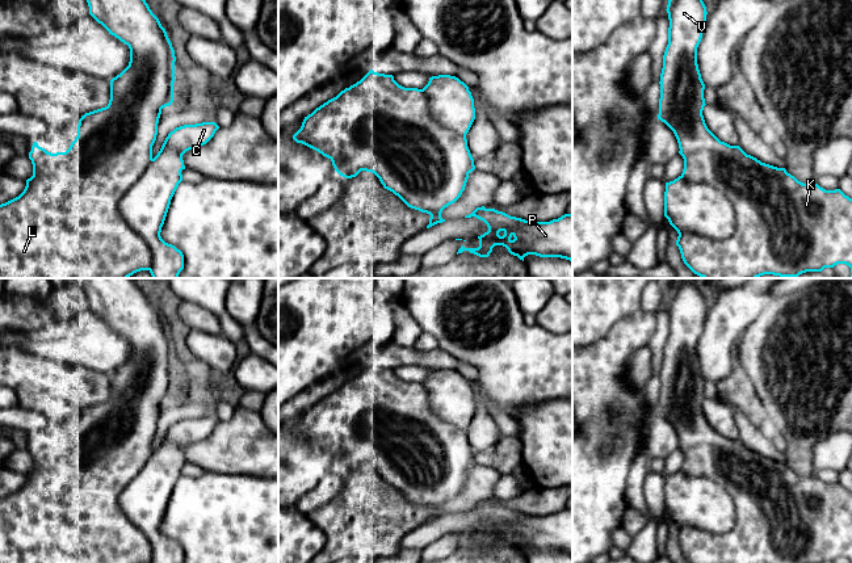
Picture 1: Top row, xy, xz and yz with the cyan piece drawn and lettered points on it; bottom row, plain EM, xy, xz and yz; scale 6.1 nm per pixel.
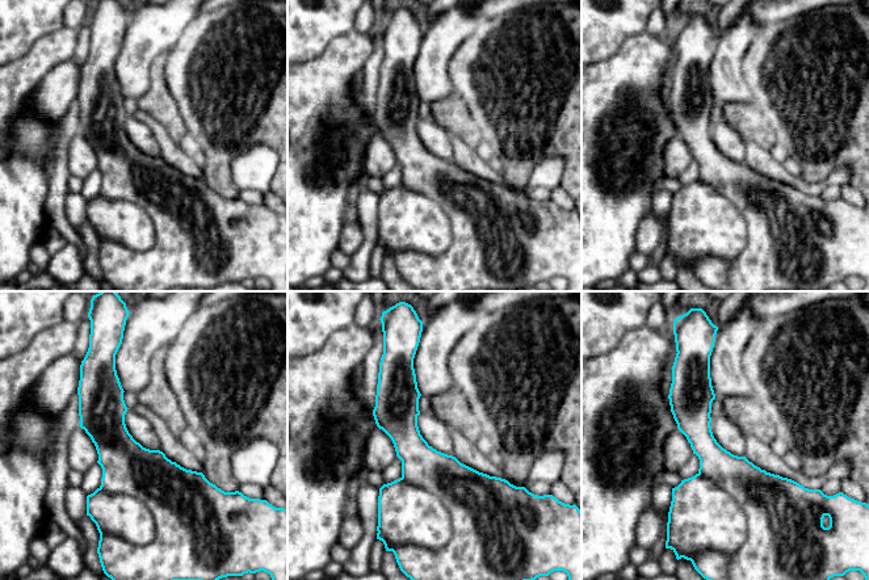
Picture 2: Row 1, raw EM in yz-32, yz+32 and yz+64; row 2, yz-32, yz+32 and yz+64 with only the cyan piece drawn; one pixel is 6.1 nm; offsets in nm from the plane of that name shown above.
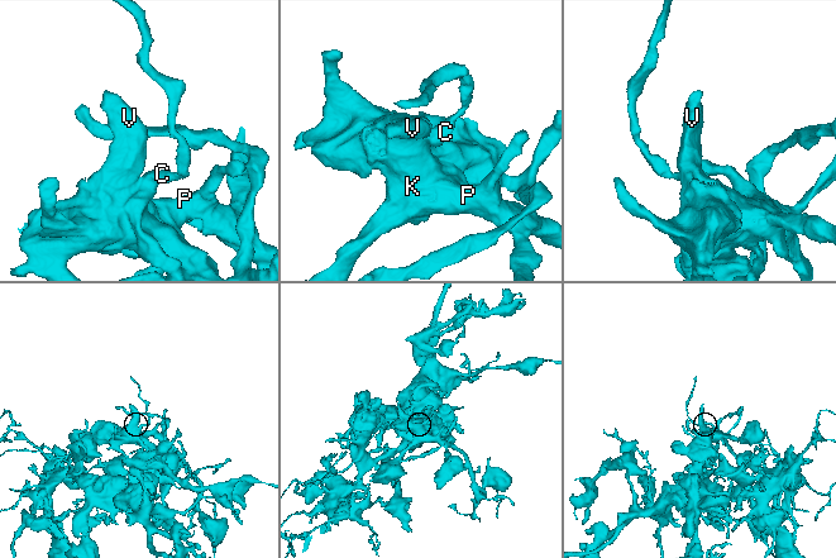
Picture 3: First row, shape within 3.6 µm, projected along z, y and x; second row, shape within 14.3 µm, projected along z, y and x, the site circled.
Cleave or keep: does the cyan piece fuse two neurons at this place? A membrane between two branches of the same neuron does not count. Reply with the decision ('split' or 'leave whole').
split

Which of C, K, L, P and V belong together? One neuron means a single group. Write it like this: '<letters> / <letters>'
C / K L P V

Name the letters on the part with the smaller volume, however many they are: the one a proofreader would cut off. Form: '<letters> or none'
K, L, P, V

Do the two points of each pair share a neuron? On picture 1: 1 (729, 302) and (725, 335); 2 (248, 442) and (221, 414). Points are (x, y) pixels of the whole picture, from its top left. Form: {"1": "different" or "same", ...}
{"1": "same", "2": "different"}

